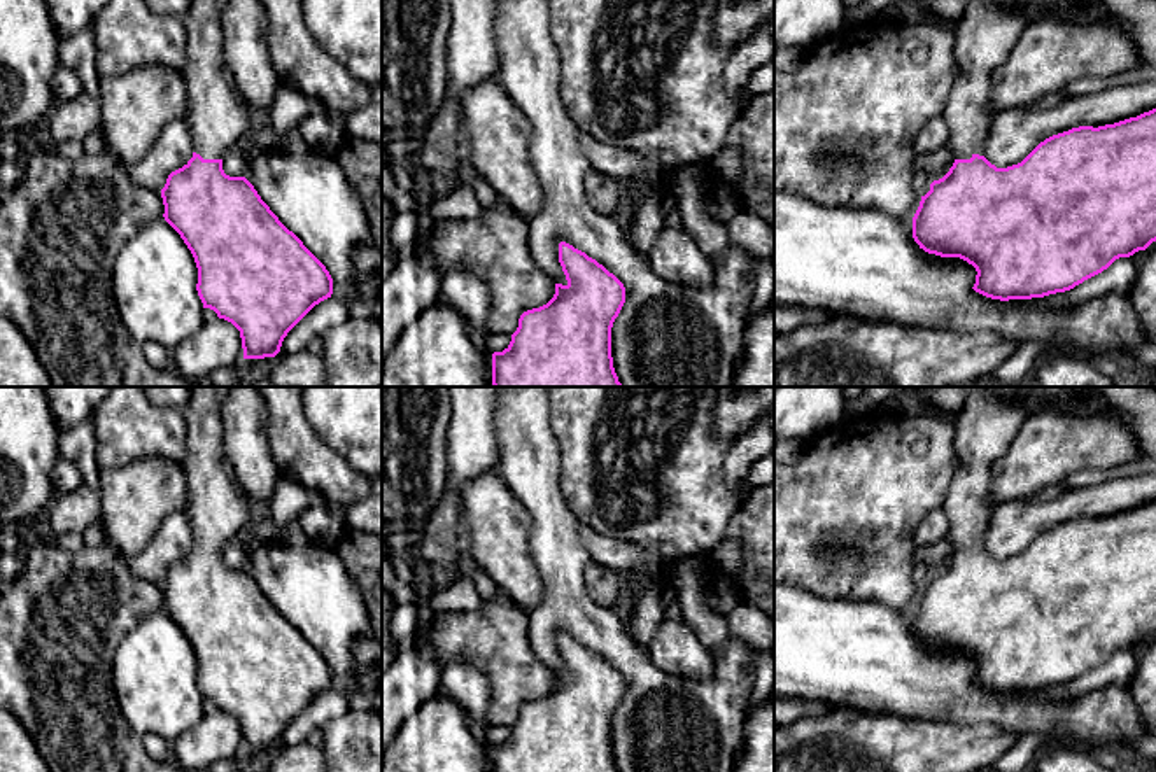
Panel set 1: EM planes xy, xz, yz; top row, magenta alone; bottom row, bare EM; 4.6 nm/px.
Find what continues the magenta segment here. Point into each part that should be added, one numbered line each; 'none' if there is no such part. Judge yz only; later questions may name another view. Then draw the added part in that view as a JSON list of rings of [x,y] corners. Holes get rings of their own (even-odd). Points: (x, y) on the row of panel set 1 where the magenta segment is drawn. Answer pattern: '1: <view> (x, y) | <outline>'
1: yz (985, 35) | [[[967,0],[955,40],[960,77],[941,114],[955,159],[984,156],[986,137],[997,114],[991,107],[991,75],[1005,61],[1028,21],[1021,11],[998,0]]]

